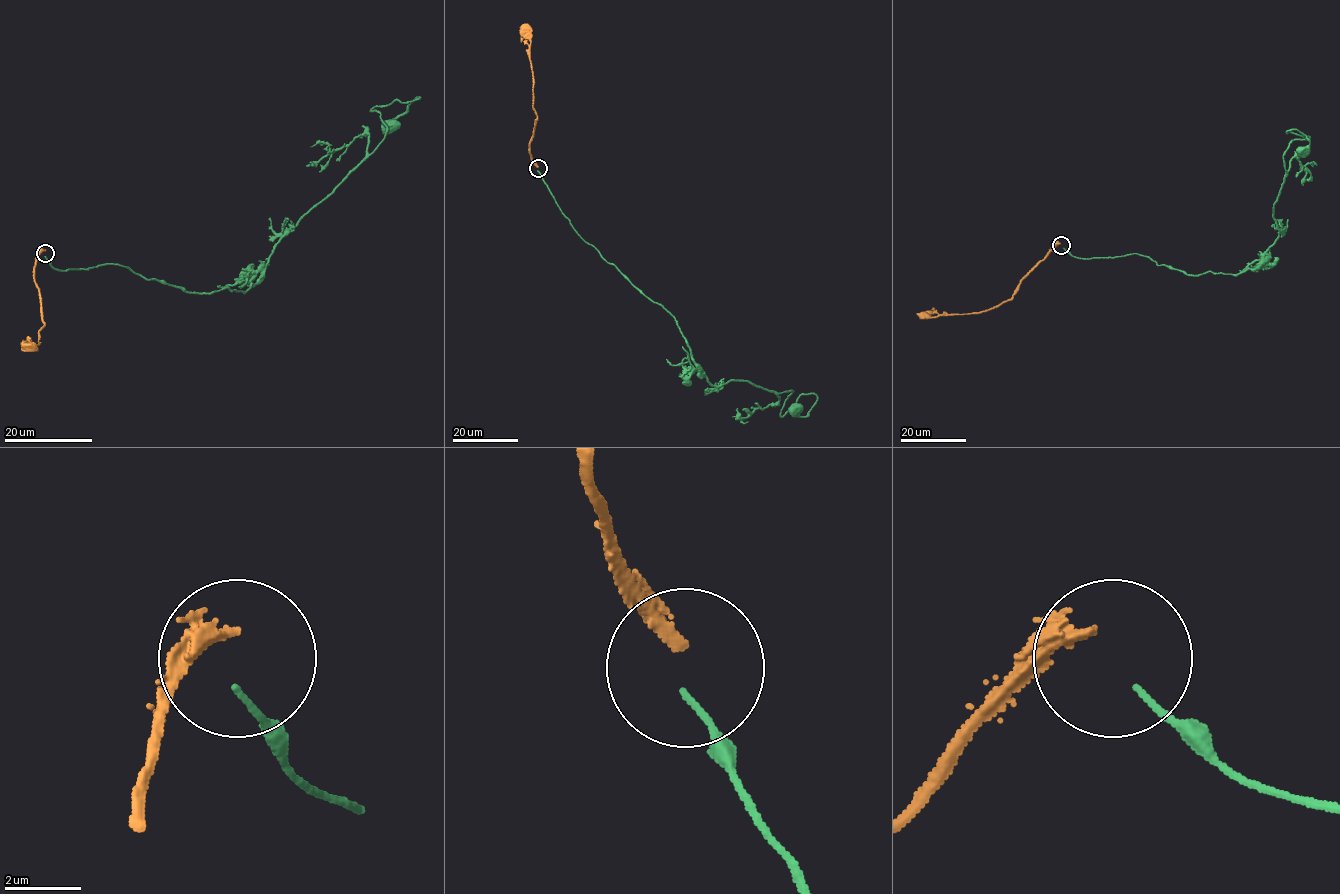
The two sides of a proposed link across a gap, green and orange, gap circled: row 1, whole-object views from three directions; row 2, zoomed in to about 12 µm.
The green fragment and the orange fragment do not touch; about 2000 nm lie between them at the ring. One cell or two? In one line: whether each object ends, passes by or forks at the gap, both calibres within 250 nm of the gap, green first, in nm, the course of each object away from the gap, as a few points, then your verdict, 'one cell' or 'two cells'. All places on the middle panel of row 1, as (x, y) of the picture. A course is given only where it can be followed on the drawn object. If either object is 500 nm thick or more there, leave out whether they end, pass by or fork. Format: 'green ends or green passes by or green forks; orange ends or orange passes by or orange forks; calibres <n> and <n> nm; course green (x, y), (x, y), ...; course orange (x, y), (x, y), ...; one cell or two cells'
green ends; orange ends; calibres 160 and 280 nm; course green (538, 170), (574, 230), (674, 317), (713, 385), (791, 390), (781, 416), (817, 396), (805, 416), (790, 408); course orange (537, 167), (531, 158), (530, 141), (536, 116), (533, 108), (530, 28), (525, 23); two cells

